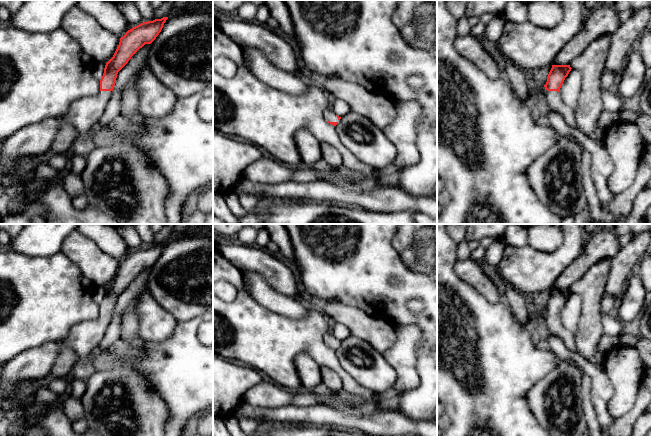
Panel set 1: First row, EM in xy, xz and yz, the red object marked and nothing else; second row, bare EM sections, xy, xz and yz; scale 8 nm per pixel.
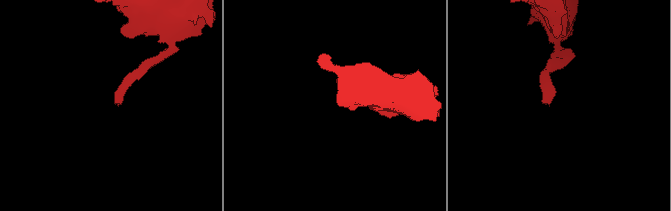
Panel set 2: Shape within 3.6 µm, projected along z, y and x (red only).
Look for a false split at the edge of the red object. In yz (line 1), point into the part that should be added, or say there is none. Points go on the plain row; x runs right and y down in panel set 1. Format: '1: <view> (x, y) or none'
1: yz (551, 325)

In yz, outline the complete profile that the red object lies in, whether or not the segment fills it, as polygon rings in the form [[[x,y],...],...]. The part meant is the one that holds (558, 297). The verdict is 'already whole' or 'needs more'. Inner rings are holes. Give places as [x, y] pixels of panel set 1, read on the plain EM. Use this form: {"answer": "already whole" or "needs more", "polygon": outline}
{"answer": "needs more", "polygon": [[[552,289],[552,292],[547,300],[547,306],[544,309],[546,315],[541,322],[541,341],[545,343],[548,336],[554,335],[562,340],[565,347],[569,351],[576,352],[574,335],[566,326],[563,325],[560,319],[560,312],[571,293],[572,292],[570,291],[570,289]]]}

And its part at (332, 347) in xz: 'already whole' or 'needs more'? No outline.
needs more

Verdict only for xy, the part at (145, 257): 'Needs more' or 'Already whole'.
Needs more

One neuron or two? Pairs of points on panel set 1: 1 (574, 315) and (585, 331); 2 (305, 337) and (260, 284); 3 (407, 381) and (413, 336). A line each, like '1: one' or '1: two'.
1: two
2: two
3: one

